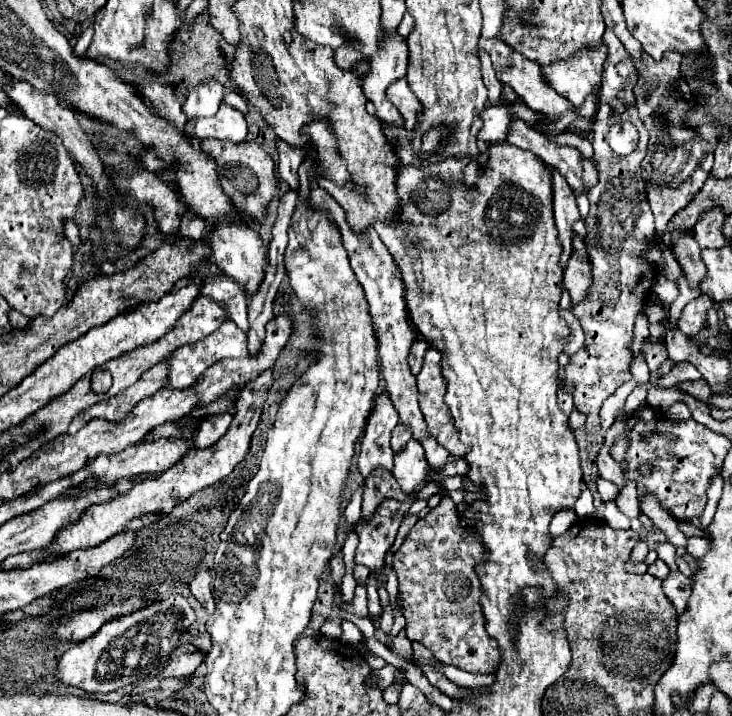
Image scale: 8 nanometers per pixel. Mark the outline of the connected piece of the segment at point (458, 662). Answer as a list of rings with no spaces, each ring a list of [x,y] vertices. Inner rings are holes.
[[[440,490],[442,500],[428,516],[414,524],[410,534],[404,538],[402,546],[394,554],[394,568],[398,570],[398,590],[402,594],[402,610],[406,618],[406,636],[412,642],[422,642],[432,650],[434,658],[444,664],[454,664],[460,670],[472,674],[490,674],[500,668],[500,648],[486,632],[486,618],[480,606],[482,584],[476,574],[476,566],[484,562],[486,546],[476,532],[462,526],[462,514],[458,512],[446,490]]]

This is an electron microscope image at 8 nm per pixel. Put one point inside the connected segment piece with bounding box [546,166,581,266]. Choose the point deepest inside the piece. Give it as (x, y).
(565, 209)

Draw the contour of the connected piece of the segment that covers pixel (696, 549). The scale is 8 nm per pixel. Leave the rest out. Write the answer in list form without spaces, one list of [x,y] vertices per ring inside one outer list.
[[[688,538],[686,552],[694,558],[700,558],[712,550],[712,542],[708,538]]]

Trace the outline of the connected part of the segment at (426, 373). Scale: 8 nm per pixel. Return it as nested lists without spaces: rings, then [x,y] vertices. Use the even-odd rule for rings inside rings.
[[[428,348],[422,370],[418,374],[418,390],[420,390],[420,410],[428,424],[430,434],[452,454],[464,458],[468,446],[460,442],[458,428],[454,426],[452,414],[444,404],[444,378],[440,372],[440,352],[436,348]]]

